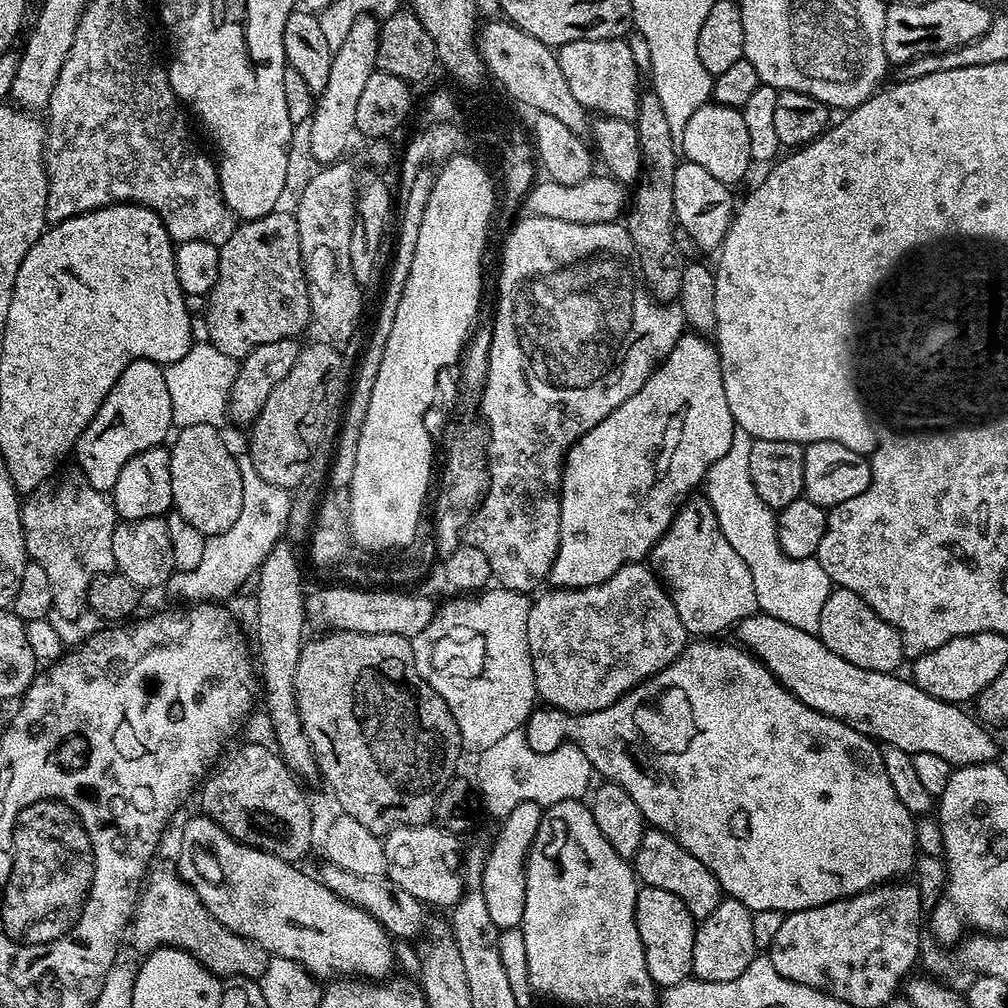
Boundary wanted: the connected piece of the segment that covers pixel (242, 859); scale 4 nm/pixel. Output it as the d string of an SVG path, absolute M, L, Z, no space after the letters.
M196 814L193 820L188 820L184 824L184 833L180 836L180 860L178 859L178 871L181 880L185 880L194 890L194 894L198 894L198 898L206 906L206 910L210 910L210 914L214 914L214 918L218 918L218 922L222 922L222 926L226 926L234 934L244 936L247 940L258 942L258 946L262 946L272 956L281 956L282 958L292 959L298 963L320 982L331 982L337 978L384 978L389 975L388 972L392 968L392 944L387 932L383 926L371 916L370 913L356 908L352 904L347 904L342 898L338 898L330 890L326 890L326 886L320 883L315 875L307 876L295 863L278 858L269 852L263 852L257 848L249 848L246 844L241 844L230 834L226 834L224 830L219 828L208 816Z

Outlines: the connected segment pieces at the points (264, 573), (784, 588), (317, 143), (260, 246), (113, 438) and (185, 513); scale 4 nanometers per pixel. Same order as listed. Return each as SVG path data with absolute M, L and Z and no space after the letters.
M279 542L266 554L265 560L261 562L258 569L258 579L256 584L256 640L260 643L260 656L258 652L258 680L262 685L262 700L268 707L268 716L272 719L272 732L276 735L275 747L278 755L283 760L284 765L297 777L316 776L316 755L310 746L310 742L304 733L304 727L298 714L296 705L296 691L294 690L294 674L298 668L298 658L300 649L305 643L306 617L304 614L304 598L306 587L300 581L300 560L296 557L296 552L286 542Z
M737 428L730 448L704 476L703 495L718 518L718 526L734 546L738 558L746 562L750 578L754 582L754 594L758 594L758 609L765 616L773 616L798 630L816 634L820 630L822 606L834 587L832 579L822 570L814 558L795 560L780 549L776 533L777 513L758 498L754 482L750 482L750 446L753 436Z
M369 14L360 16L346 33L346 39L337 52L332 54L330 78L318 94L318 103L312 110L312 118L307 125L308 152L317 160L317 165L327 166L343 157L352 136L356 132L355 112L358 111L358 97L366 86L372 72L377 71L376 55L380 24L377 17Z
M277 210L257 220L245 220L224 244L219 245L220 257L215 257L218 266L217 280L212 291L206 296L208 301L207 339L222 354L243 358L258 346L291 340L299 337L299 332L307 324L313 323L312 307L308 283L304 277L304 264L300 260L300 235L298 222L291 211Z
M135 360L122 370L110 394L102 406L98 406L98 414L94 414L90 426L86 426L78 438L74 449L75 467L88 479L90 486L99 492L111 493L114 482L118 482L118 474L122 474L122 466L142 450L161 447L173 428L172 399L170 390L166 390L164 368L153 360Z
M209 424L186 426L170 444L170 482L175 511L205 538L230 530L242 512L242 477L234 452L224 445L220 428Z

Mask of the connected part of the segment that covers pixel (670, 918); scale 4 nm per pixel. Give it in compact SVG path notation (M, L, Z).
M641 887L636 893L636 925L646 954L646 970L661 989L672 988L692 976L697 921L688 913L682 898L670 890Z

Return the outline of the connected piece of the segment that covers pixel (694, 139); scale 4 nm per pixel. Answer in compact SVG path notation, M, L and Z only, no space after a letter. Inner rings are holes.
M709 102L694 110L690 122L686 122L686 130L678 142L678 148L684 160L703 166L709 174L718 178L718 182L729 186L736 186L747 174L748 167L753 167L754 164L744 113L739 108L731 108L725 104Z

